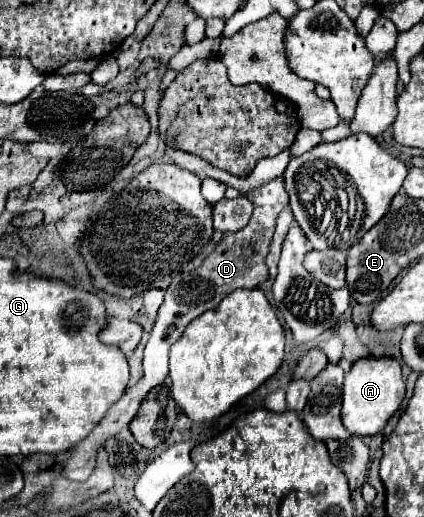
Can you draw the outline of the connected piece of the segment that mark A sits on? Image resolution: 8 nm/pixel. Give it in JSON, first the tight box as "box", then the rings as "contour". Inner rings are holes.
{"box":[342,356,404,436],"contour":[[[388,356],[382,358],[360,358],[354,362],[352,370],[344,378],[342,390],[342,422],[354,436],[374,436],[378,434],[390,416],[400,408],[404,400],[404,380],[400,362]]]}

